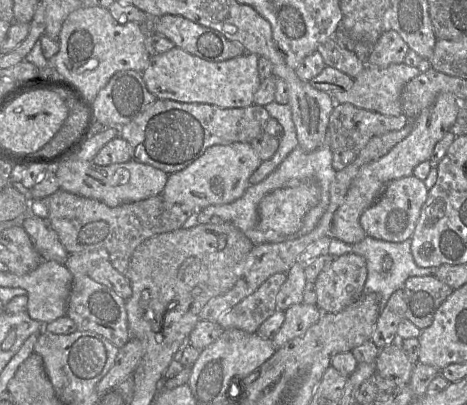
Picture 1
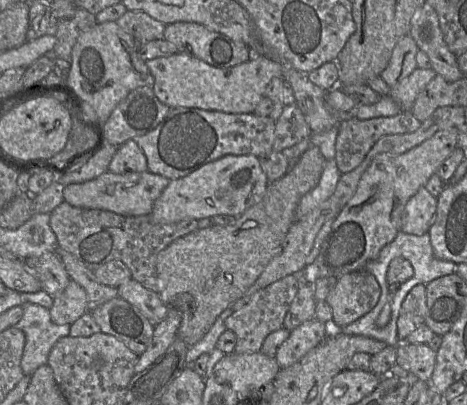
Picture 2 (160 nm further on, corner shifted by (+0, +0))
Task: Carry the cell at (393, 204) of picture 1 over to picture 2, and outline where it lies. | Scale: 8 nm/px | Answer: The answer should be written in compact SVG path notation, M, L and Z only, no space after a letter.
M425 187L419 188L405 205L400 231L421 236L428 233L434 222L437 210L437 197Z

